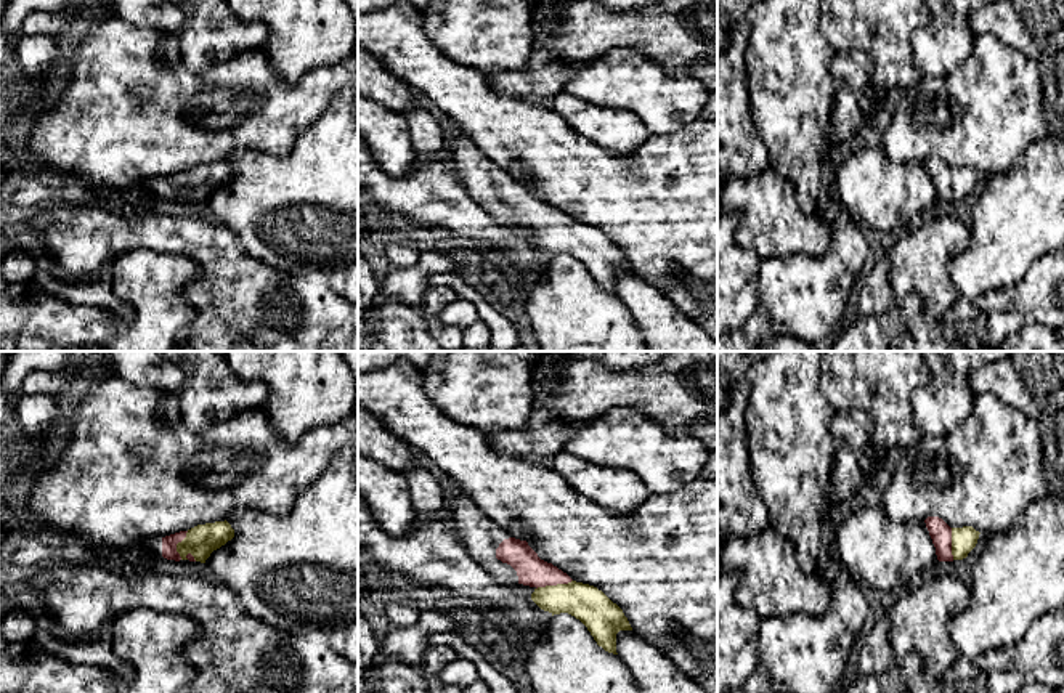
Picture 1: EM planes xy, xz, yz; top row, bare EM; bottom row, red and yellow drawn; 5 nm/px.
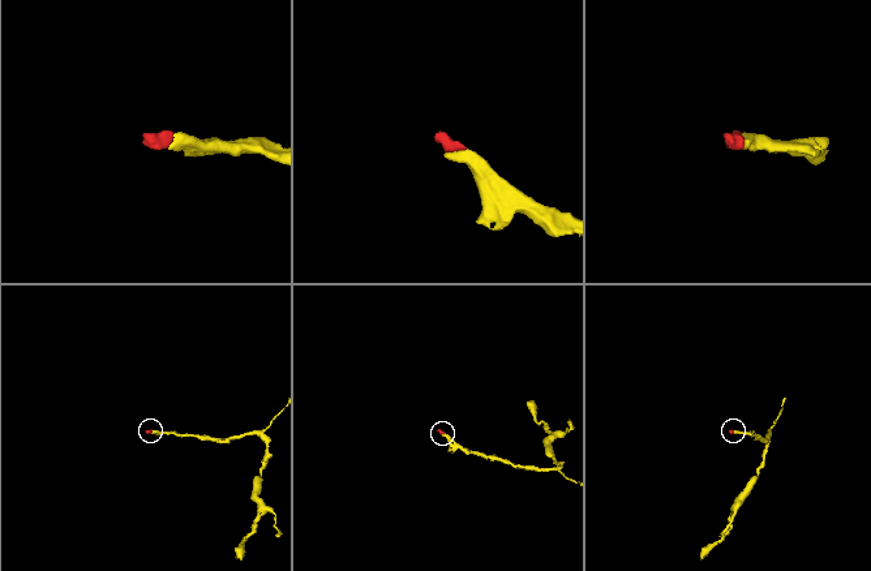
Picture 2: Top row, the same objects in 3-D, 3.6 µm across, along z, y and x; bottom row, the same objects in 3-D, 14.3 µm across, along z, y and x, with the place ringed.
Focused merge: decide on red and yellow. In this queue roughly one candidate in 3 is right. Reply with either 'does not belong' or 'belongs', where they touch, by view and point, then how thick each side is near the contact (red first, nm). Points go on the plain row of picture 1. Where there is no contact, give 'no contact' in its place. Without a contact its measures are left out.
belongs; contact xz (554, 225); calibres 150 and 180 nm

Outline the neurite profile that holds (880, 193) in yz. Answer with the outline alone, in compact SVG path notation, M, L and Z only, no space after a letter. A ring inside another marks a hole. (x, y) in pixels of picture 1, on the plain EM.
M883 144L852 152L836 168L833 192L862 226L887 234L932 213L936 188L924 160L892 160Z

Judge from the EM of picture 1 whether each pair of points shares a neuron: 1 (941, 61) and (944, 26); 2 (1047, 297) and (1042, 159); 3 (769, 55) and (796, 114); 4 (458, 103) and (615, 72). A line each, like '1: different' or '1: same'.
1: same
2: different
3: same
4: different

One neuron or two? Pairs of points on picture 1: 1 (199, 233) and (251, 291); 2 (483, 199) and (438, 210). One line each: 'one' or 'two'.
1: one
2: two

